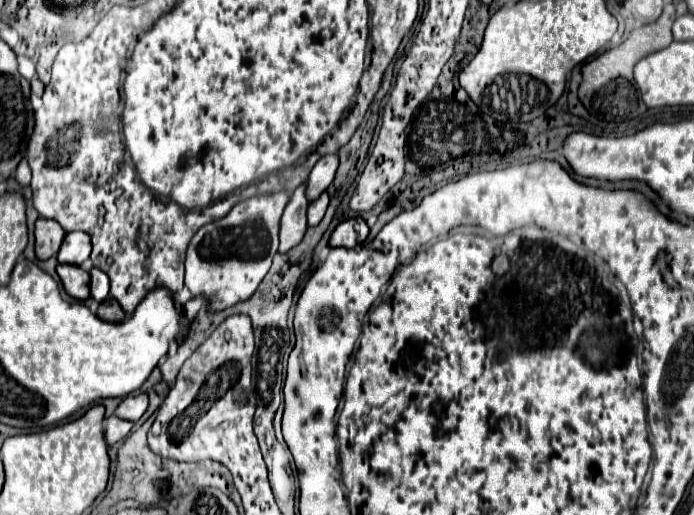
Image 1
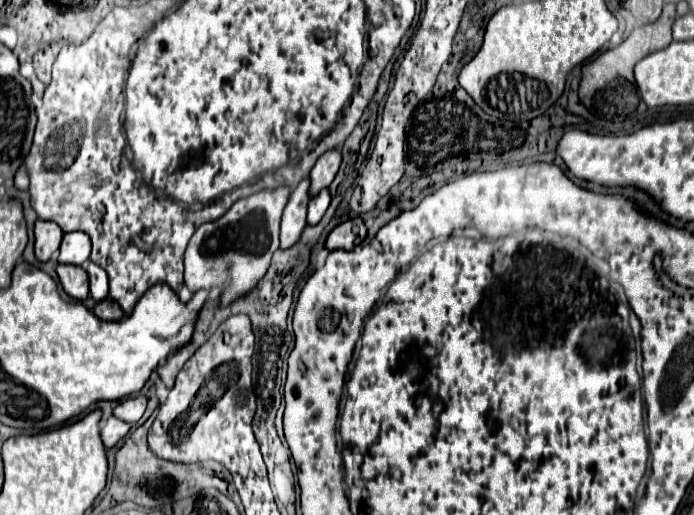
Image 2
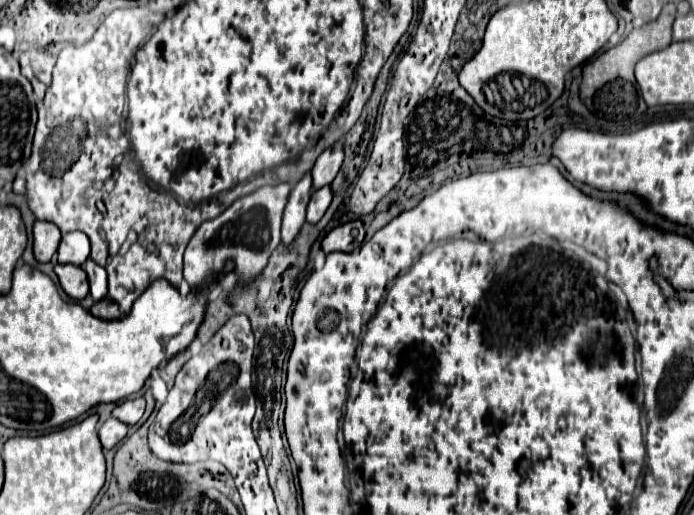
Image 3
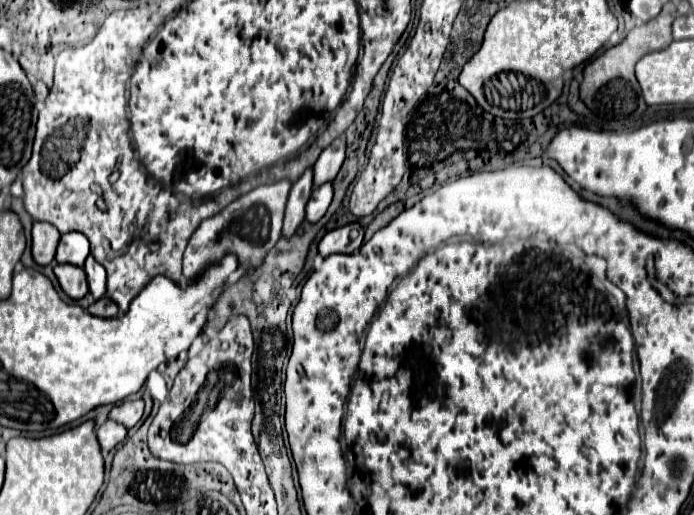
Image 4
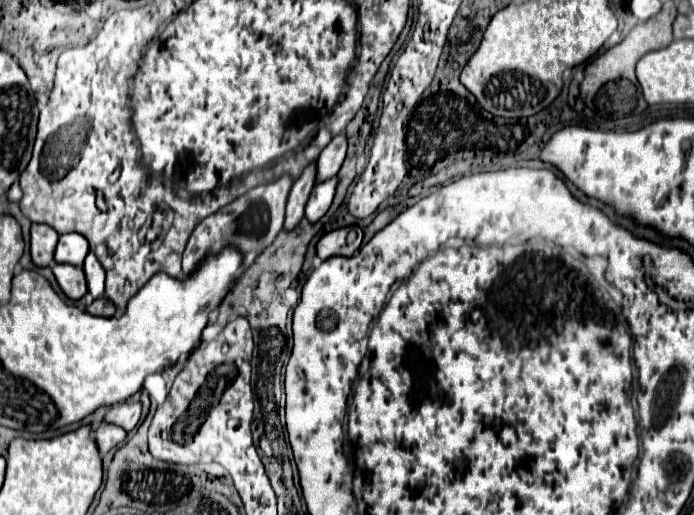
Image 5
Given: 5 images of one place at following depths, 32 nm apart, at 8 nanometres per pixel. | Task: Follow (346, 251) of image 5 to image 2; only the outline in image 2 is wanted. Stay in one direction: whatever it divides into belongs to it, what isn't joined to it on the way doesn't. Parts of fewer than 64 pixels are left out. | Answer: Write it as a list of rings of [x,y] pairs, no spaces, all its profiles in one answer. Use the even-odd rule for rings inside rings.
[[[344,222],[336,226],[326,238],[326,250],[352,250],[356,246],[356,234],[352,232],[354,222]]]

